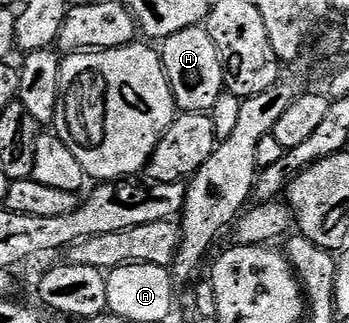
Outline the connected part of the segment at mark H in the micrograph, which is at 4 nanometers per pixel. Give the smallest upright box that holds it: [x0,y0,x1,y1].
[159,25,225,113]

